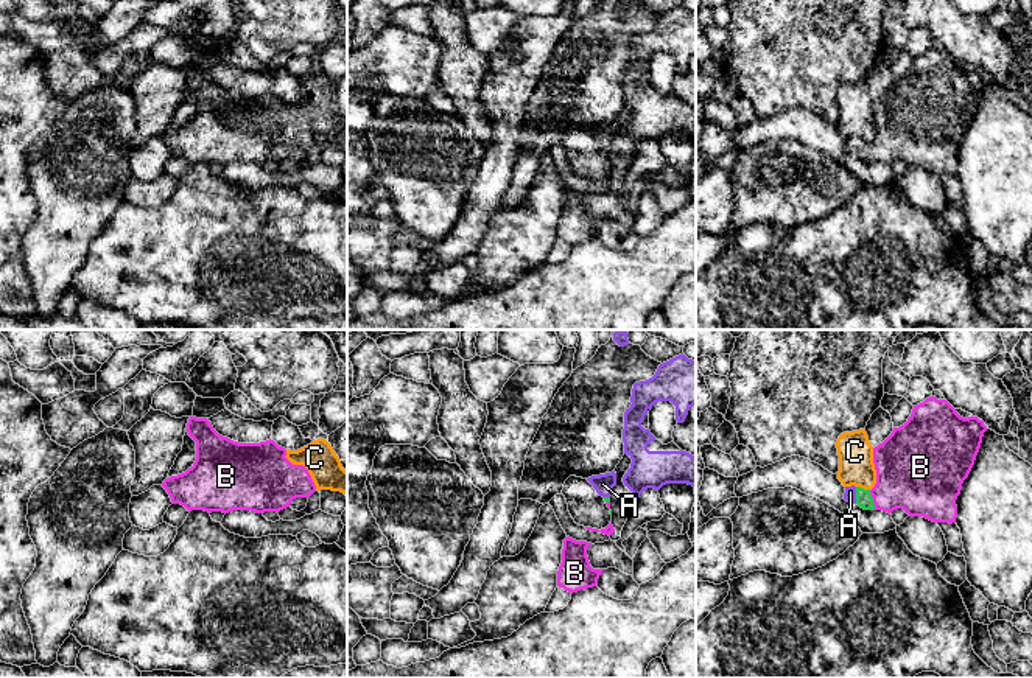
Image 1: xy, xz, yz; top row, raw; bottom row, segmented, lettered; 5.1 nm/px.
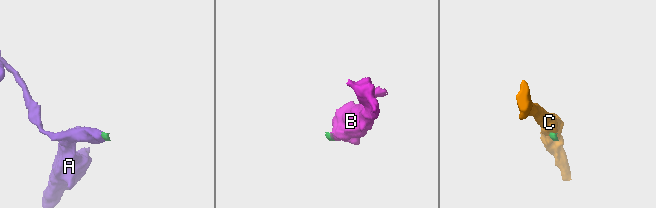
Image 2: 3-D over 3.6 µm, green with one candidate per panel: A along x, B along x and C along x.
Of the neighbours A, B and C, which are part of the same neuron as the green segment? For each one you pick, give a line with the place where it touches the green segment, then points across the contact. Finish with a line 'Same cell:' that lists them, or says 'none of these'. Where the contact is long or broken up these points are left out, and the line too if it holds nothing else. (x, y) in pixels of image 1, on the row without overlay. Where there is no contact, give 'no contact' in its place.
A: contact yz (856, 146)
B: contact yz (872, 151)
Same cell: A, B

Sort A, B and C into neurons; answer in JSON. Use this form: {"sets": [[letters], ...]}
{"sets": [["A", "B"], ["C"]]}

